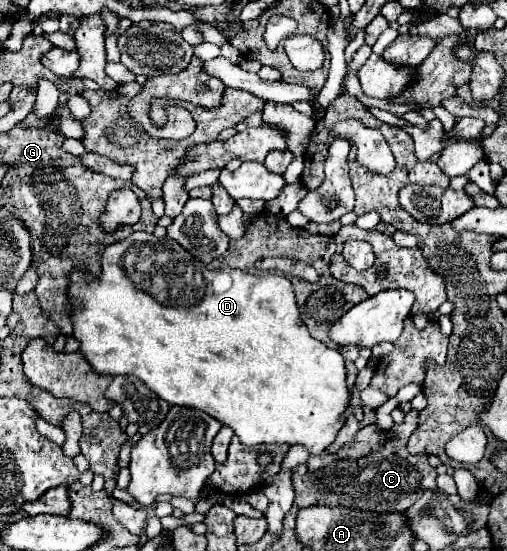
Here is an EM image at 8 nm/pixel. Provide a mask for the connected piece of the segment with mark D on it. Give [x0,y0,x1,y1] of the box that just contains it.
[70,232,350,454]

